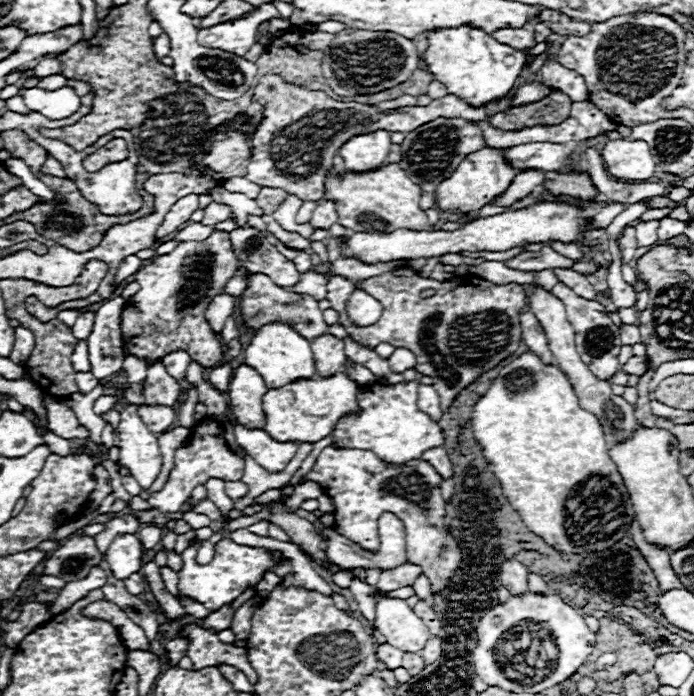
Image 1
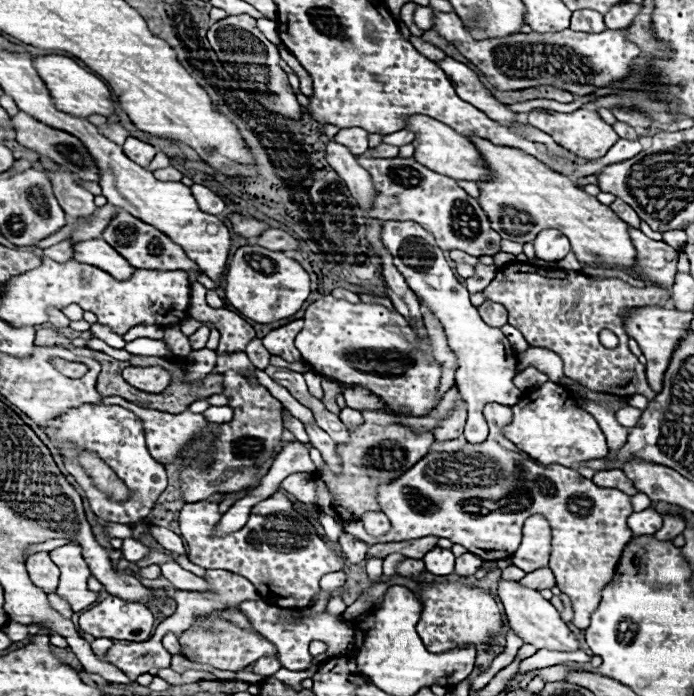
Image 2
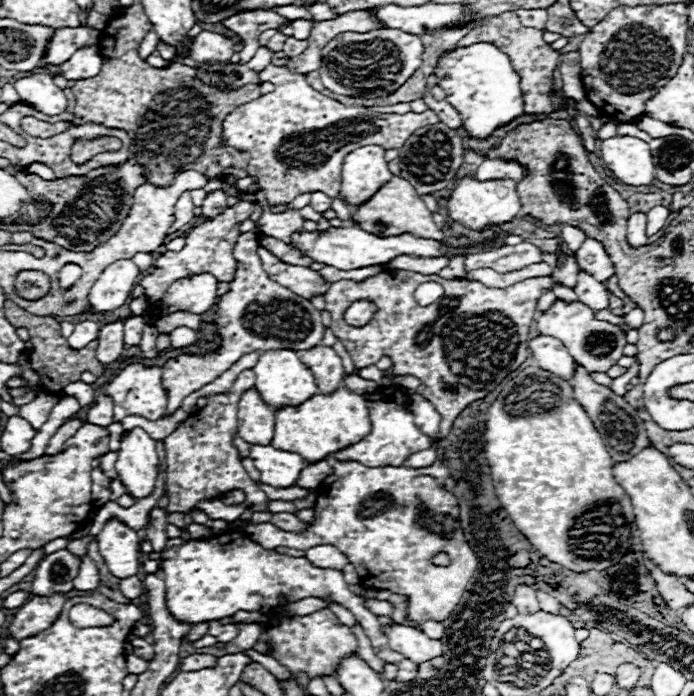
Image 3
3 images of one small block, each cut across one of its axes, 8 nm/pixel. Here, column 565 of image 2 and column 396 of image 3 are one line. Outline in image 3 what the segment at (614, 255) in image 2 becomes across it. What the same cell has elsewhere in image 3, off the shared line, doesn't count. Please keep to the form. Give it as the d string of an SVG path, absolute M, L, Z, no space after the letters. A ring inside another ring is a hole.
M392 176L392 180L388 180L370 200L366 200L366 204L360 204L354 210L352 220L362 230L372 232L376 236L398 236L398 234L410 232L410 234L414 234L418 238L444 240L444 232L434 224L432 212L428 212L422 198L414 190L414 186L408 180L400 178L400 176Z

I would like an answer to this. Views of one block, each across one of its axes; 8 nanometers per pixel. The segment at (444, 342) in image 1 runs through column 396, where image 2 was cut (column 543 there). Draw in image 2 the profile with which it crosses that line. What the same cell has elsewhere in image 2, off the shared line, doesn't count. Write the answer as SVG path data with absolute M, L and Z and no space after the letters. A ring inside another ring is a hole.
M510 262L496 272L494 280L486 286L484 296L508 310L508 324L518 328L530 346L556 352L564 362L564 374L568 378L594 392L616 394L618 398L642 394L652 400L652 396L656 396L646 382L644 364L628 352L624 314L632 308L666 306L666 302L670 302L670 292L664 292L664 288L634 288L616 278L592 280L574 270L544 270L532 264ZM594 322L600 322L600 326L594 326ZM604 328L612 330L620 340L614 350L604 348L598 340L598 334Z

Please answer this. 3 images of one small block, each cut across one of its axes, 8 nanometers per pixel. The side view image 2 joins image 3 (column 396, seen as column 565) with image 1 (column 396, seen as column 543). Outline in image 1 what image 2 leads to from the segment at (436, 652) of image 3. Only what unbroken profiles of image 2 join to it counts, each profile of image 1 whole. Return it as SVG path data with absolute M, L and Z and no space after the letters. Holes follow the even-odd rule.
M378 596L376 628L390 646L402 652L420 652L432 636L406 600L392 596Z

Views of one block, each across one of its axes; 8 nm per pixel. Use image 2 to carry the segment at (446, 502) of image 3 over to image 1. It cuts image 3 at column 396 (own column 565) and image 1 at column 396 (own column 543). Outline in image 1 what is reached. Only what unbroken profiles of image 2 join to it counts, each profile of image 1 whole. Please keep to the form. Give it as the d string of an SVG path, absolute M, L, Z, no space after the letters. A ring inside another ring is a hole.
M326 446L308 480L318 482L334 502L334 530L338 534L362 544L362 548L378 548L378 516L382 512L394 512L406 528L406 550L412 564L422 566L422 572L430 576L432 590L444 588L448 578L460 566L460 548L456 540L444 530L446 502L440 494L442 476L426 460L410 460L406 464L388 464L370 450L358 448L334 448Z

